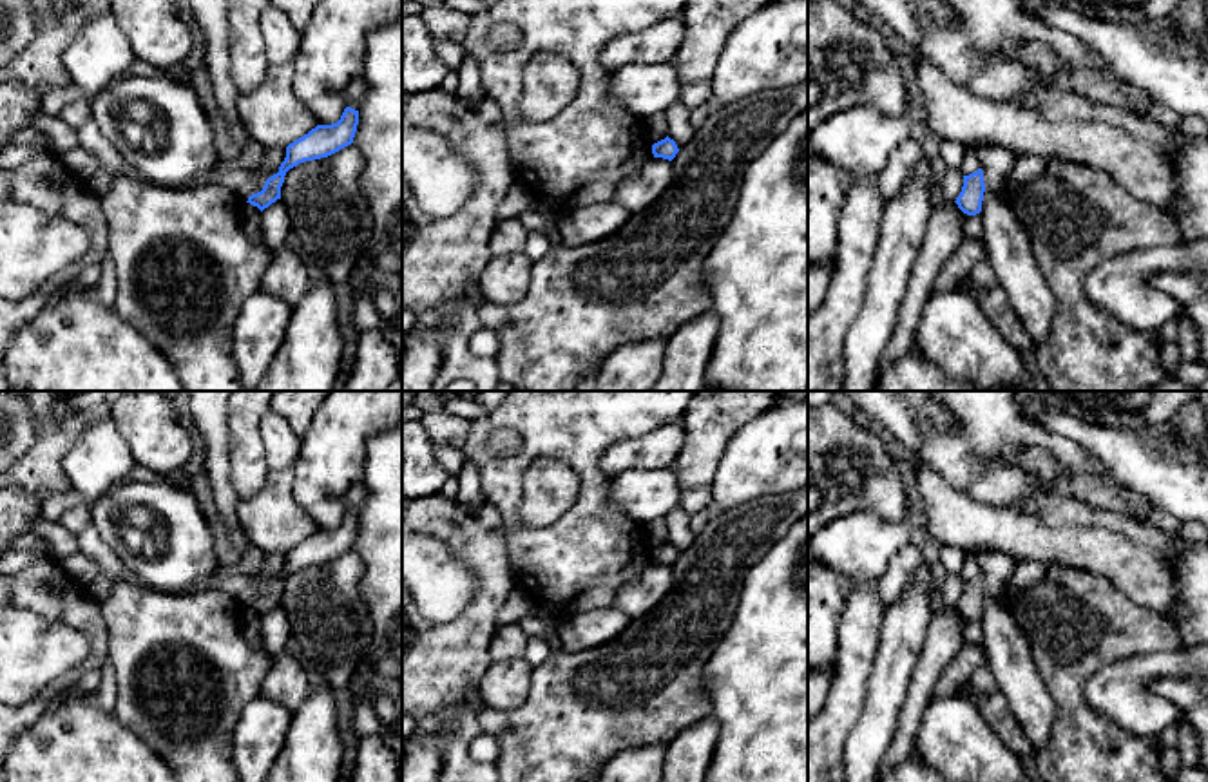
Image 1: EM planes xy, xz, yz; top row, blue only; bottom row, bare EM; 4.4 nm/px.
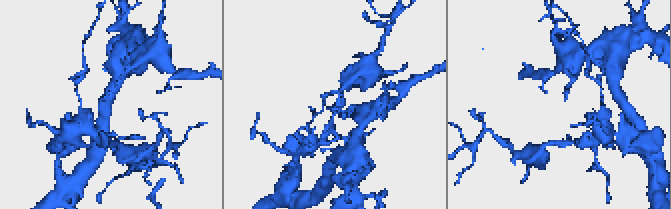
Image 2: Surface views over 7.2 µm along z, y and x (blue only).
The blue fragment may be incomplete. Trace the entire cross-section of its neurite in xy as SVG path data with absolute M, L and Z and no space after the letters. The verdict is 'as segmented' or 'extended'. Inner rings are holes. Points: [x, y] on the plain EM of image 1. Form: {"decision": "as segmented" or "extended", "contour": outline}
{"decision": "as segmented", "contour": "M346 512L340 525L331 530L317 530L302 543L286 552L286 563L279 577L266 585L261 597L252 599L246 608L257 612L261 617L281 605L281 592L290 574L304 567L328 563L340 554L353 548L359 530L359 516Z"}

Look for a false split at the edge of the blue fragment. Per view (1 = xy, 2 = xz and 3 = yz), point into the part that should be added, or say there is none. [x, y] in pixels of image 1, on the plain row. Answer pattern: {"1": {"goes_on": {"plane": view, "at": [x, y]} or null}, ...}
{"1": {"goes_on": null}, "2": {"goes_on": null}, "3": {"goes_on": null}}

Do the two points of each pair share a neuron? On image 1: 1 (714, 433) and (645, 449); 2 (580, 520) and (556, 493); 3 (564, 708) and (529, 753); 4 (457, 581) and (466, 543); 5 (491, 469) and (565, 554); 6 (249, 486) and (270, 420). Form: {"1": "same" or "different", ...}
{"1": "different", "2": "different", "3": "same", "4": "different", "5": "same", "6": "different"}

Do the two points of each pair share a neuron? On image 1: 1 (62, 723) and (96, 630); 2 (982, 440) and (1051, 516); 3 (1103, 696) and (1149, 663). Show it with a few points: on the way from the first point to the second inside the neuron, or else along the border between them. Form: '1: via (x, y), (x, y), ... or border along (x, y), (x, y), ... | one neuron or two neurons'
1: border along (49, 708), (19, 735) | two neurons
2: border along (1053, 495), (1040, 495), (1029, 511), (993, 505) | two neurons
3: via (1114, 692), (1138, 670) | one neuron

